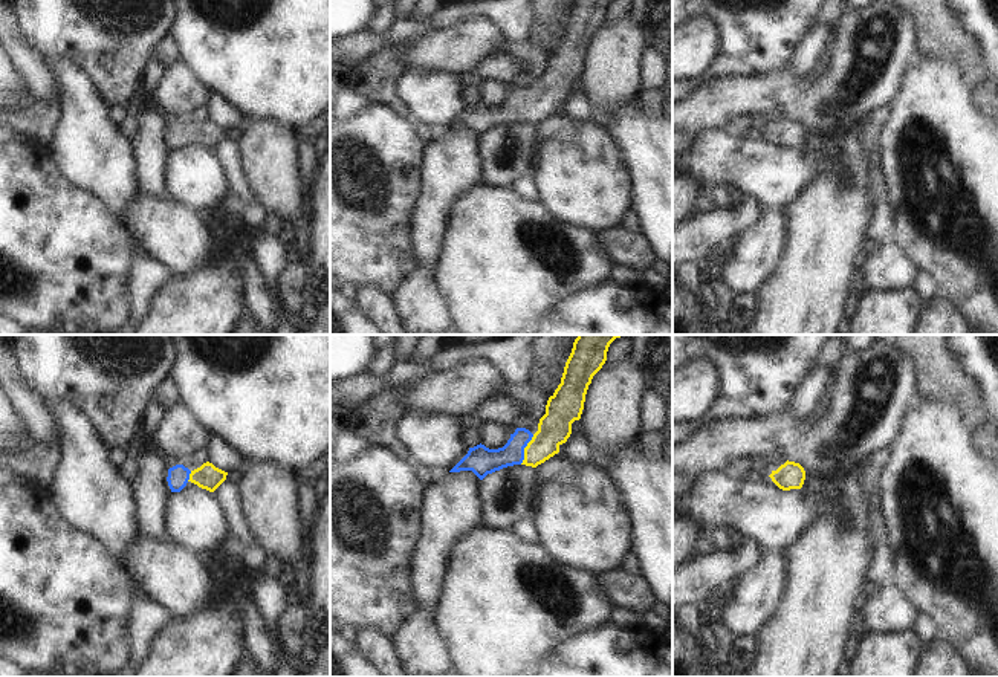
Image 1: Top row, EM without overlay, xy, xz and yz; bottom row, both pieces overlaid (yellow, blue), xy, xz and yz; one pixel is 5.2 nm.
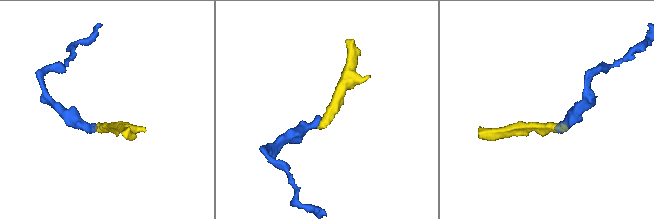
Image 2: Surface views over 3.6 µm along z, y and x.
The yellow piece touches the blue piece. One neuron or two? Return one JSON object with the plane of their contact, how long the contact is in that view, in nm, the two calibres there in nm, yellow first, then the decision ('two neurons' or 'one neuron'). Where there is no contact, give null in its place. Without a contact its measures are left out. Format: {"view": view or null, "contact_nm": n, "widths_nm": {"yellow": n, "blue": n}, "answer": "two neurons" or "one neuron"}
{"view": "xz", "contact_nm": 180, "widths_nm": {"yellow": 180, "blue": 150}, "answer": "one neuron"}

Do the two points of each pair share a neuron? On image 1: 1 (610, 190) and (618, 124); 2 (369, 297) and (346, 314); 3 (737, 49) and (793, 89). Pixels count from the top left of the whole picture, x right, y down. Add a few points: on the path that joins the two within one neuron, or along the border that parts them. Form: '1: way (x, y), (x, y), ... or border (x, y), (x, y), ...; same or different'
1: border (595, 118), (612, 135), (630, 176); different
2: border (356, 298), (358, 304), (372, 318); different
3: border (786, 69), (732, 77); different

